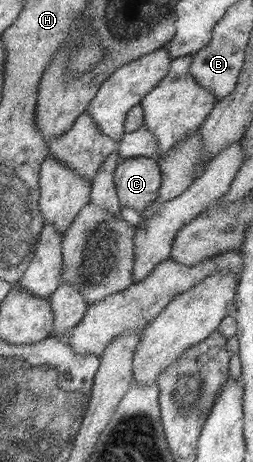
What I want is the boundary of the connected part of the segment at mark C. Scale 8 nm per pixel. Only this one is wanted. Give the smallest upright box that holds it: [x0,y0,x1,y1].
[113,157,160,212]

